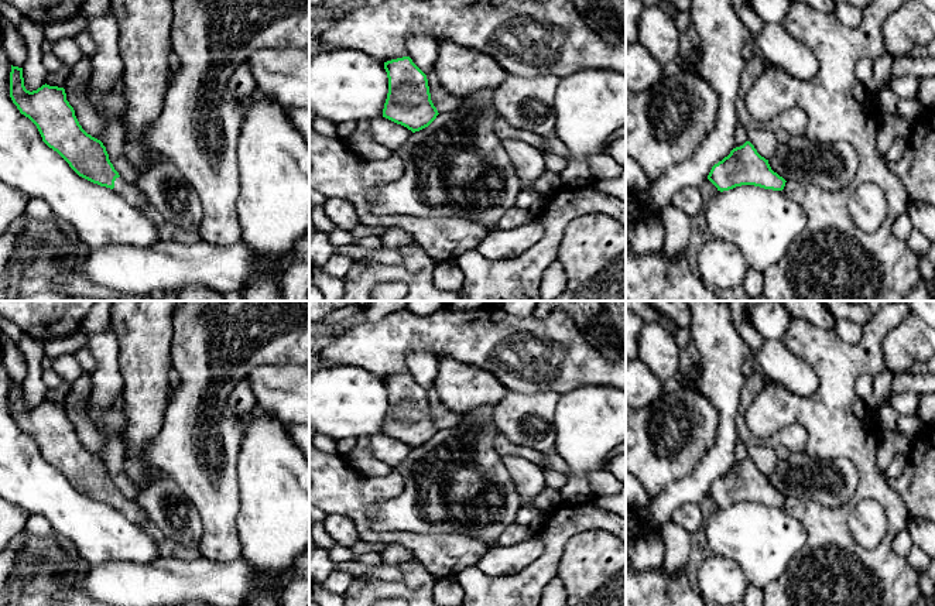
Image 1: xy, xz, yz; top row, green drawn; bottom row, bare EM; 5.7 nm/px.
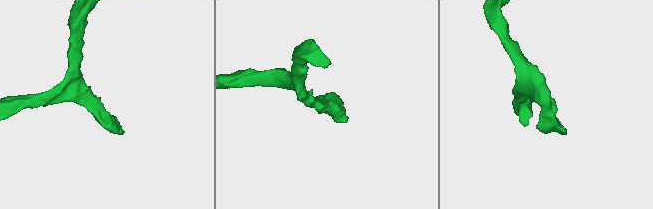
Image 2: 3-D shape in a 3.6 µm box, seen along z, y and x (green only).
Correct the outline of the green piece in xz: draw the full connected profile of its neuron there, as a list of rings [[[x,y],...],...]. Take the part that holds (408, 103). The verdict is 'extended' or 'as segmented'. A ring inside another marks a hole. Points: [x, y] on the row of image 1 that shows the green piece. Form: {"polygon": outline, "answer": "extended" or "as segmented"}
{"polygon": [[[410,57],[387,61],[384,69],[388,93],[383,117],[412,133],[428,127],[439,113],[431,100],[427,75]]], "answer": "as segmented"}

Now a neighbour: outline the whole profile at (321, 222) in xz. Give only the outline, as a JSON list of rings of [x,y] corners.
[[[323,206],[311,208],[309,209],[309,219],[312,220],[315,230],[321,230],[323,233],[328,233],[332,229],[335,229],[335,225],[326,216]]]

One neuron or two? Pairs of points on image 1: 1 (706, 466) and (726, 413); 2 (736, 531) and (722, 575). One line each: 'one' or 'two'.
1: one
2: two

